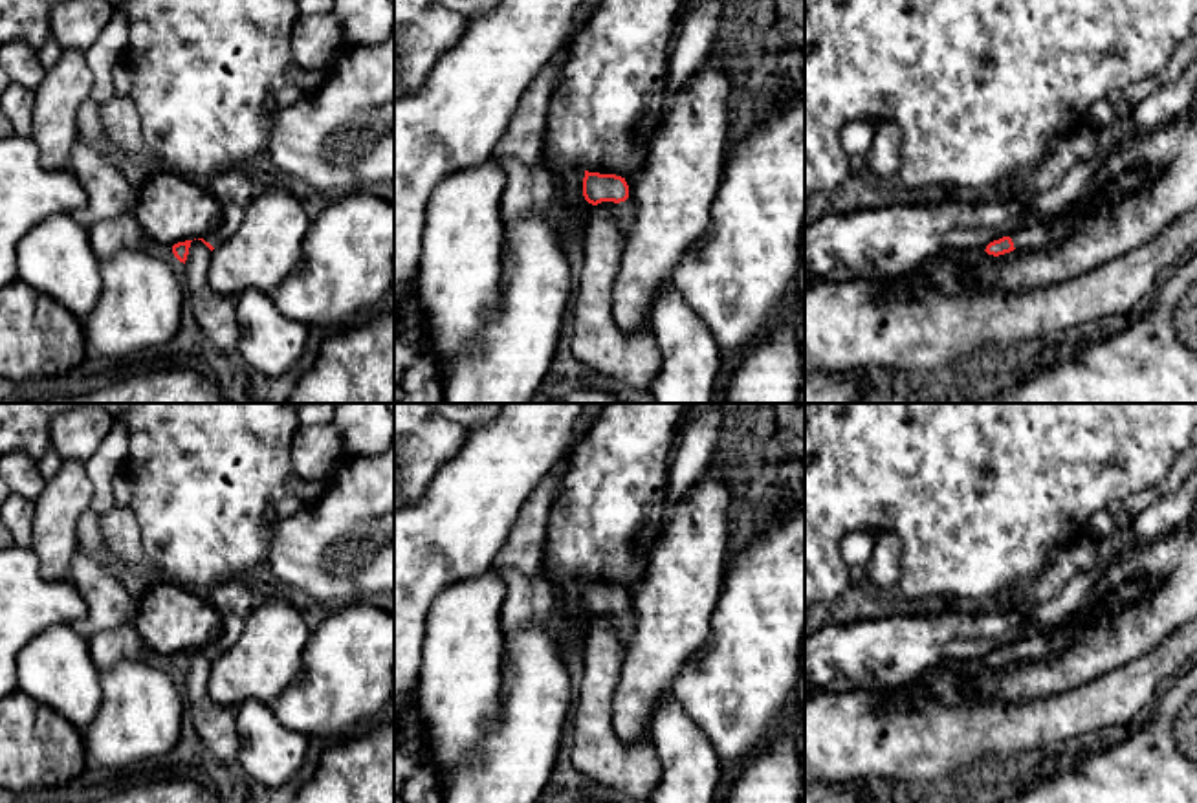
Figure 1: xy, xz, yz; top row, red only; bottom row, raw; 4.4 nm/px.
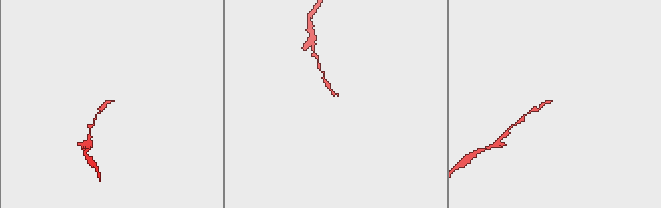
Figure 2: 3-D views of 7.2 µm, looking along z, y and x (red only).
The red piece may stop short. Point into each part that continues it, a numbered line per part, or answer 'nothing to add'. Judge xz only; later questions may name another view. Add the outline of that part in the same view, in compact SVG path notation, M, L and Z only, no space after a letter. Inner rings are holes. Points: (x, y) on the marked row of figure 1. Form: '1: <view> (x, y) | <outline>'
1: xz (625, 209) | M627 198L625 202L616 204L616 211L618 211L620 231L627 238L634 226L634 214L636 214L634 202Z

